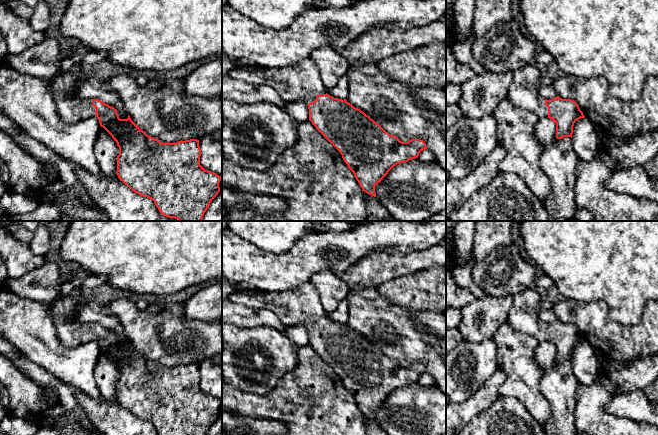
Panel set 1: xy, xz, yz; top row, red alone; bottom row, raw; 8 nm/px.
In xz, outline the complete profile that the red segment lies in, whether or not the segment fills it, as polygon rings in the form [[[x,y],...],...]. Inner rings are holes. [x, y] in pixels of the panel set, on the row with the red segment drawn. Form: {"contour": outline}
{"contour": [[[309,58],[281,68],[236,66],[229,72],[229,76],[254,85],[270,86],[285,102],[305,102],[309,109],[309,120],[340,152],[362,190],[371,196],[376,197],[375,186],[394,166],[418,158],[420,152],[427,149],[423,140],[411,139],[408,142],[402,142],[346,99],[328,95],[317,65]]]}

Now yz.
{"contour": [[[534,62],[514,72],[507,97],[516,106],[528,109],[539,118],[548,117],[556,123],[556,138],[571,137],[574,123],[585,118],[578,104],[571,99],[557,96],[547,100],[539,94],[539,87],[545,78],[544,69]]]}

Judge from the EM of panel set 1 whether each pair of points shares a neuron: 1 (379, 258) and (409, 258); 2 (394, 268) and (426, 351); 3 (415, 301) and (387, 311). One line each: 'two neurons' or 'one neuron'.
1: one neuron
2: two neurons
3: two neurons

